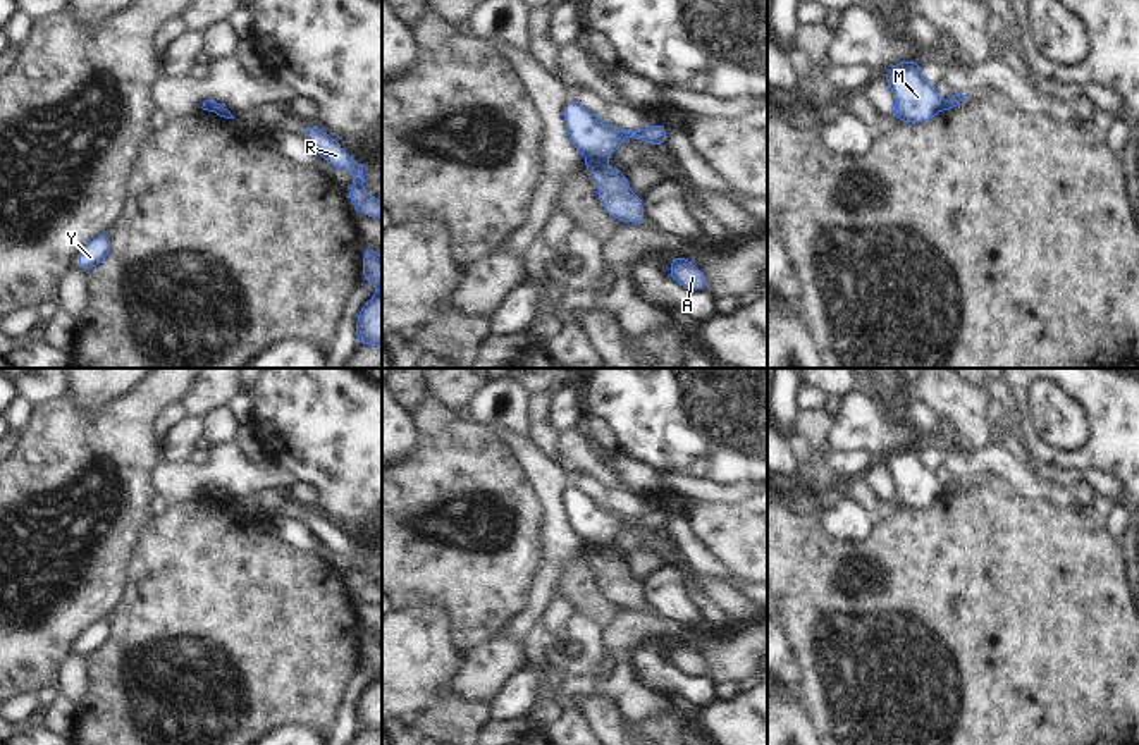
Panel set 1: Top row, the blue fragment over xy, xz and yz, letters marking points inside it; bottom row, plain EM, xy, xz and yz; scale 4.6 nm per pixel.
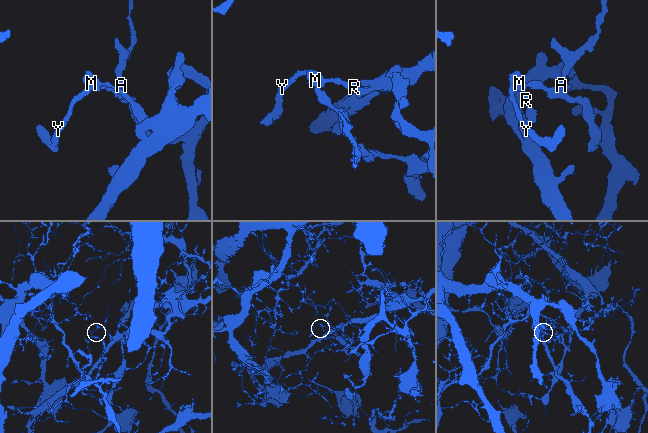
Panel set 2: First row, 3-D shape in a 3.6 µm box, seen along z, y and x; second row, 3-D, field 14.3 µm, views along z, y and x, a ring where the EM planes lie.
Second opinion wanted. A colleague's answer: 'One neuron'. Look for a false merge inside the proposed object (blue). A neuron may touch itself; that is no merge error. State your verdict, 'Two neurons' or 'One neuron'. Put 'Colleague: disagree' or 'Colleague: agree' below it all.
Two neurons.
Colleague: disagree

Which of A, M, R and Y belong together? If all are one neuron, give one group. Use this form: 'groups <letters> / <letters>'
groups A / M R Y

